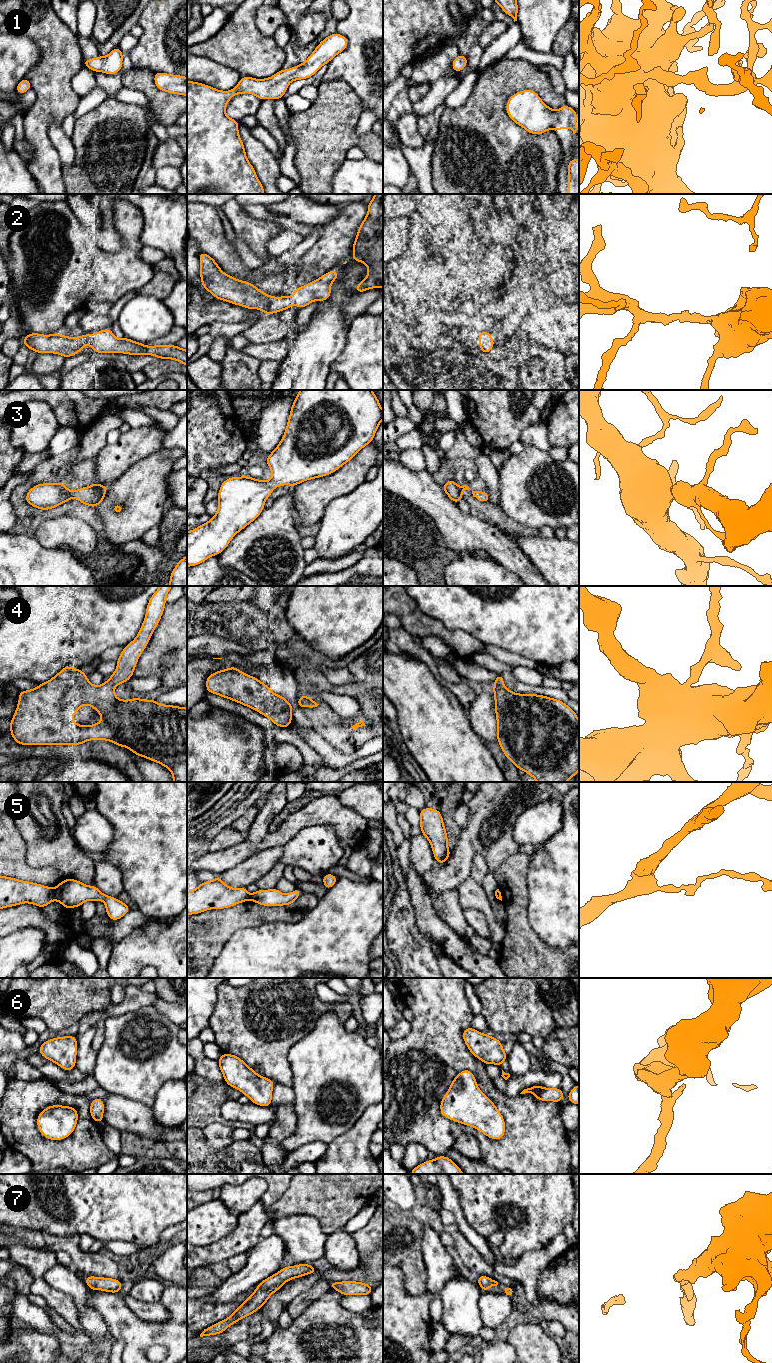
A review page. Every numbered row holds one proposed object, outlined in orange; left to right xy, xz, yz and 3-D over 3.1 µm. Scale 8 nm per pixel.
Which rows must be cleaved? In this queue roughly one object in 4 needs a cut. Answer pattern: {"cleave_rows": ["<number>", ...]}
{"cleave_rows": ["5"]}

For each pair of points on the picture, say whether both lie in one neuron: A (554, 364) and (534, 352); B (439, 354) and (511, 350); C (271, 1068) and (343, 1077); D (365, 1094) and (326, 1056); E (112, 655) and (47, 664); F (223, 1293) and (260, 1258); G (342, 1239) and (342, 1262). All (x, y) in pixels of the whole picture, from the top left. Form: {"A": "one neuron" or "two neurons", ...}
{"A": "one neuron", "B": "one neuron", "C": "two neurons", "D": "one neuron", "E": "two neurons", "F": "one neuron", "G": "one neuron"}

